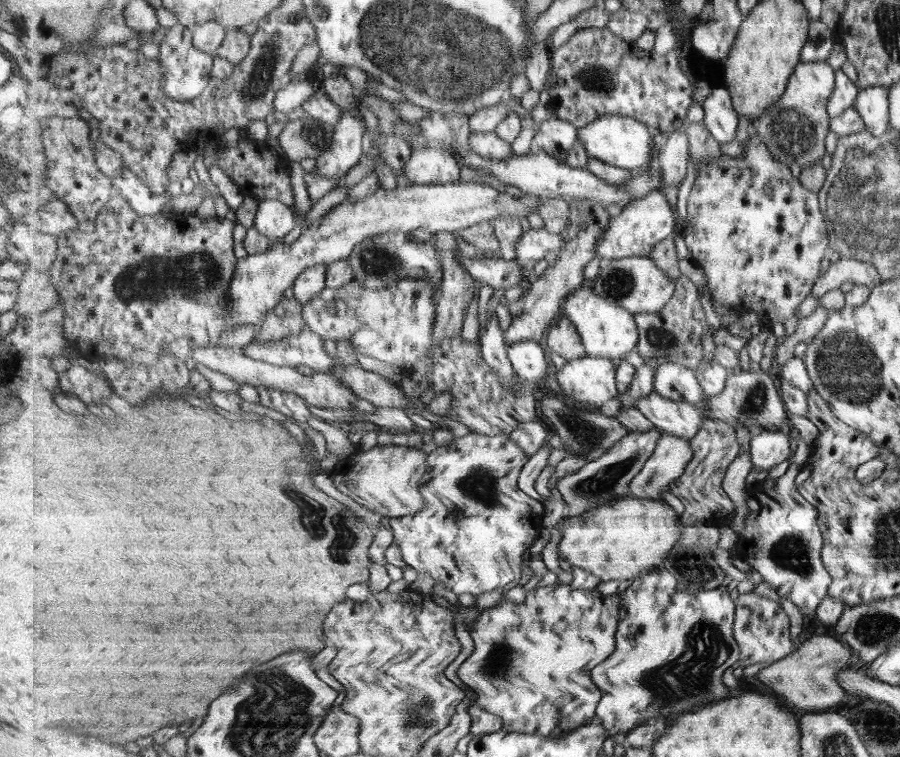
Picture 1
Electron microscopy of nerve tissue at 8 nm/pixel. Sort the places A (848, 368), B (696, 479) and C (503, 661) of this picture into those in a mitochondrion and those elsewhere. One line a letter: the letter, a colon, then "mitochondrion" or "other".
A: mitochondrion
B: other
C: mitochondrion

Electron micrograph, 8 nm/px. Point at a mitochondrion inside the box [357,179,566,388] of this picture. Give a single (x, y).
(390, 313)

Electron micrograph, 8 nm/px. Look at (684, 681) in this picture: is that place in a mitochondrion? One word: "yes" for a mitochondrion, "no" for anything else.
yes

